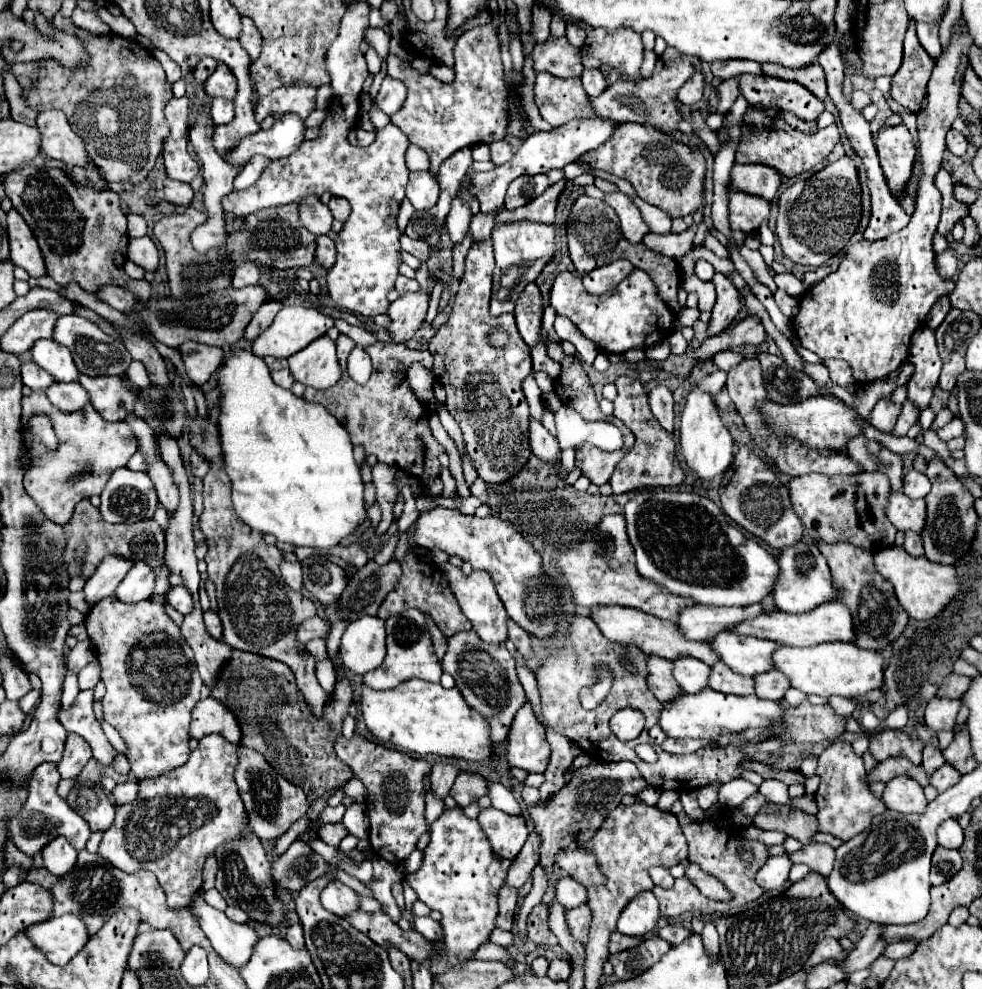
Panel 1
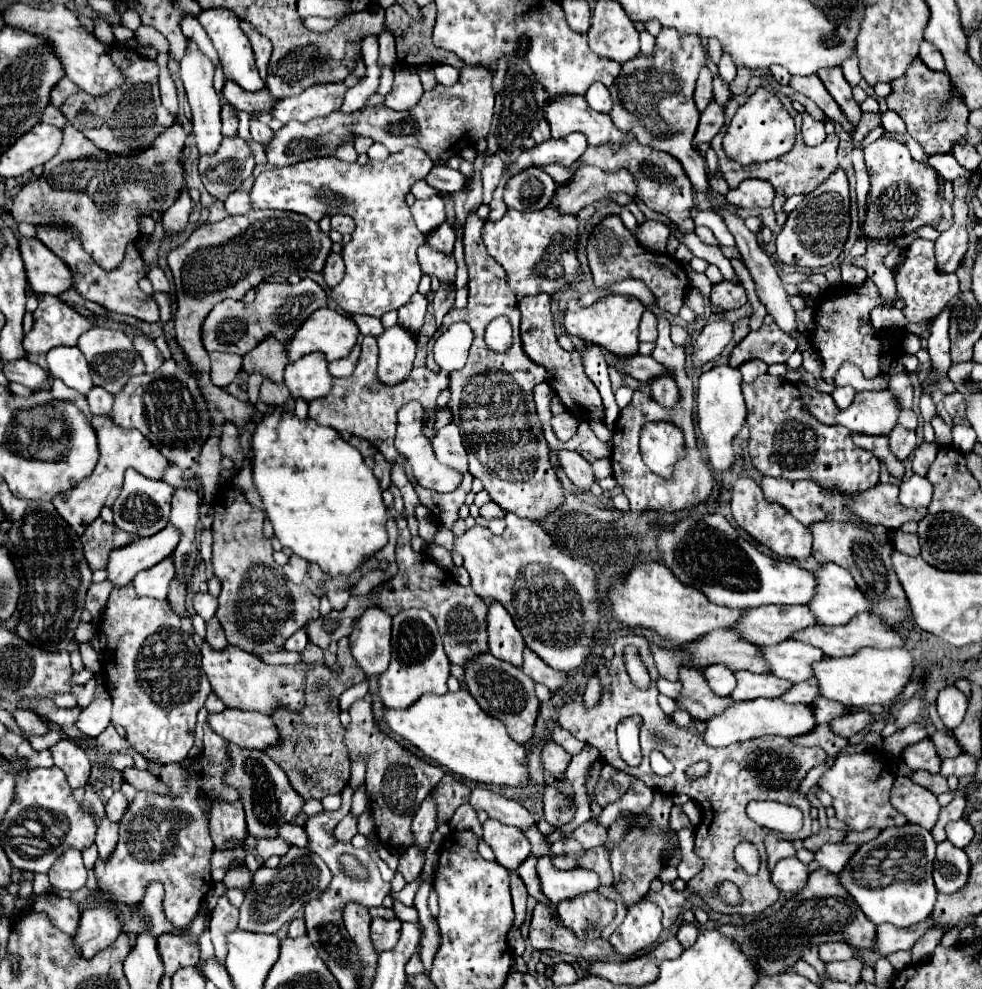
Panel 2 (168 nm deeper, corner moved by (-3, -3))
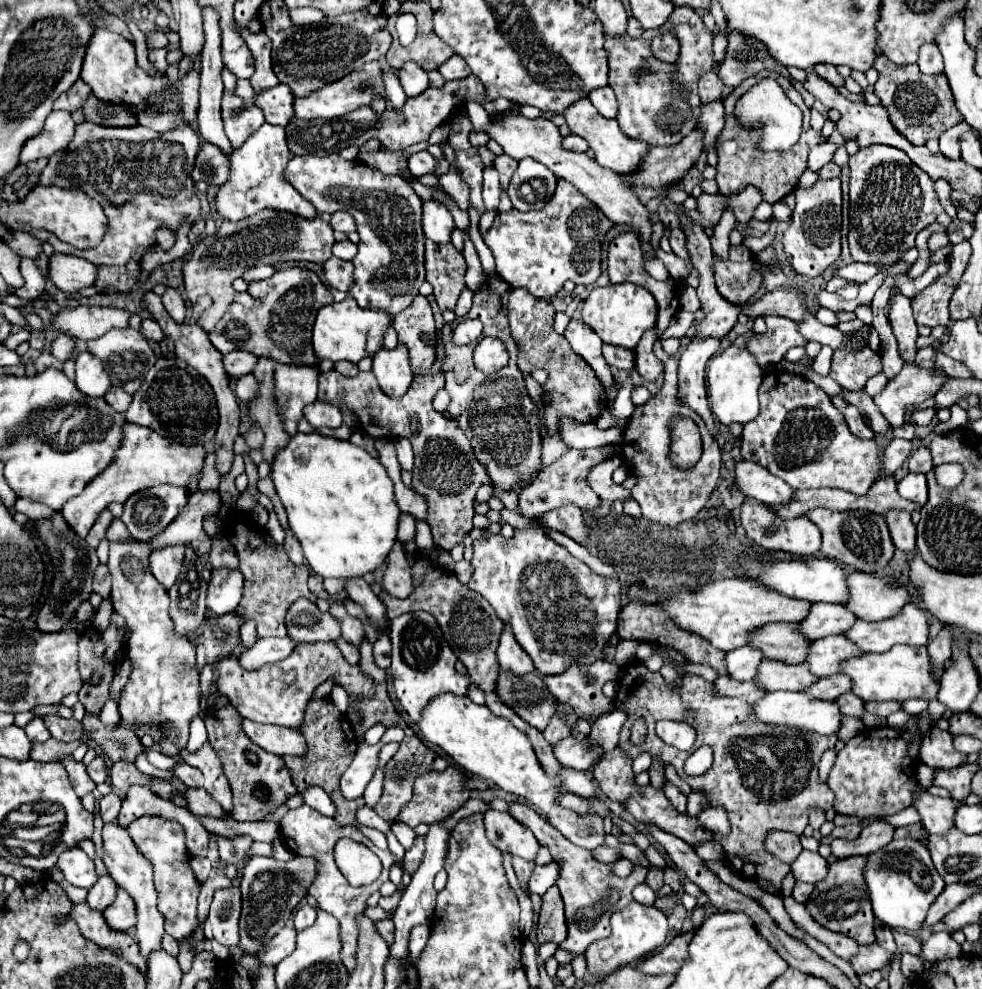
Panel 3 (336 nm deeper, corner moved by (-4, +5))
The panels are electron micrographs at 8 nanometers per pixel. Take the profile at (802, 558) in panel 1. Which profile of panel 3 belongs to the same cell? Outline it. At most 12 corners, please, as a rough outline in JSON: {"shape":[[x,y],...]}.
{"shape":[[864,572],[846,576],[846,608],[860,620],[894,616],[906,586]]}

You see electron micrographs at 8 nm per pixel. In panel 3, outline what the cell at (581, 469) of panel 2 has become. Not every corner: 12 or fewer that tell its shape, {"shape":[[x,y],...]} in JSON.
{"shape":[[620,456],[592,466],[588,486],[608,504],[630,498],[630,490],[614,484],[612,472]]}

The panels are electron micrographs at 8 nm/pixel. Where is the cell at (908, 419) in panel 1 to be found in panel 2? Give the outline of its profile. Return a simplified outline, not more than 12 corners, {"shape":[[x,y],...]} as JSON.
{"shape":[[899,426],[889,434],[889,448],[899,460],[917,446],[915,432]]}

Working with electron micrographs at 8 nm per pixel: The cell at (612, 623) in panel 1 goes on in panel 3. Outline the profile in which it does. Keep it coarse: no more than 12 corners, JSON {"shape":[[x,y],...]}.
{"shape":[[788,622],[748,632],[764,660],[804,662],[810,640]]}

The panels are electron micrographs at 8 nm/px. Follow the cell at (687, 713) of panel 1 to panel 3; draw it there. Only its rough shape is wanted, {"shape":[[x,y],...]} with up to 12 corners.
{"shape":[[768,692],[752,706],[764,724],[836,734],[840,710],[804,692]]}

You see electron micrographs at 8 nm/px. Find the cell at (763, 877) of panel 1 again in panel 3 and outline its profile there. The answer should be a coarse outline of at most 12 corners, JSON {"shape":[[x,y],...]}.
{"shape":[[802,850],[790,864],[794,880],[814,884],[826,876],[828,862]]}

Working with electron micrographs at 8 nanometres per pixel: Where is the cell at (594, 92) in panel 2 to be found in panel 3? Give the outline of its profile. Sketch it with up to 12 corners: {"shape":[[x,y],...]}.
{"shape":[[610,86],[590,92],[594,108],[616,118],[618,102]]}

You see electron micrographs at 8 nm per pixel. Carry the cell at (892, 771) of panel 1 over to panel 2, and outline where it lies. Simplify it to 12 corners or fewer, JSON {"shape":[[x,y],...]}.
{"shape":[[919,770],[911,776],[915,784],[935,796],[949,792],[947,778]]}

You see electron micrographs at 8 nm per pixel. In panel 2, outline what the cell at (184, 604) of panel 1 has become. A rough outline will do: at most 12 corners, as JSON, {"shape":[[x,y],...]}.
{"shape":[[195,594],[193,606],[203,620],[217,612],[217,598]]}

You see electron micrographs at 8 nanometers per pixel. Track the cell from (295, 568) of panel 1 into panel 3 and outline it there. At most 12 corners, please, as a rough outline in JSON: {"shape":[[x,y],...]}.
{"shape":[[286,532],[284,550],[292,564],[304,564],[302,546]]}

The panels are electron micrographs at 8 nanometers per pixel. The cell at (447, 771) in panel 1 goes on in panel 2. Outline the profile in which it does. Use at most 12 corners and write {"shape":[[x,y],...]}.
{"shape":[[431,796],[417,810],[411,830],[415,848],[425,852],[437,828],[437,806]]}

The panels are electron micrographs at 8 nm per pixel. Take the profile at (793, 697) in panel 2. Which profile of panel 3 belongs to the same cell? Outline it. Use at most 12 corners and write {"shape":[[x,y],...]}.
{"shape":[[842,674],[818,678],[804,692],[818,700],[836,700],[850,692]]}

